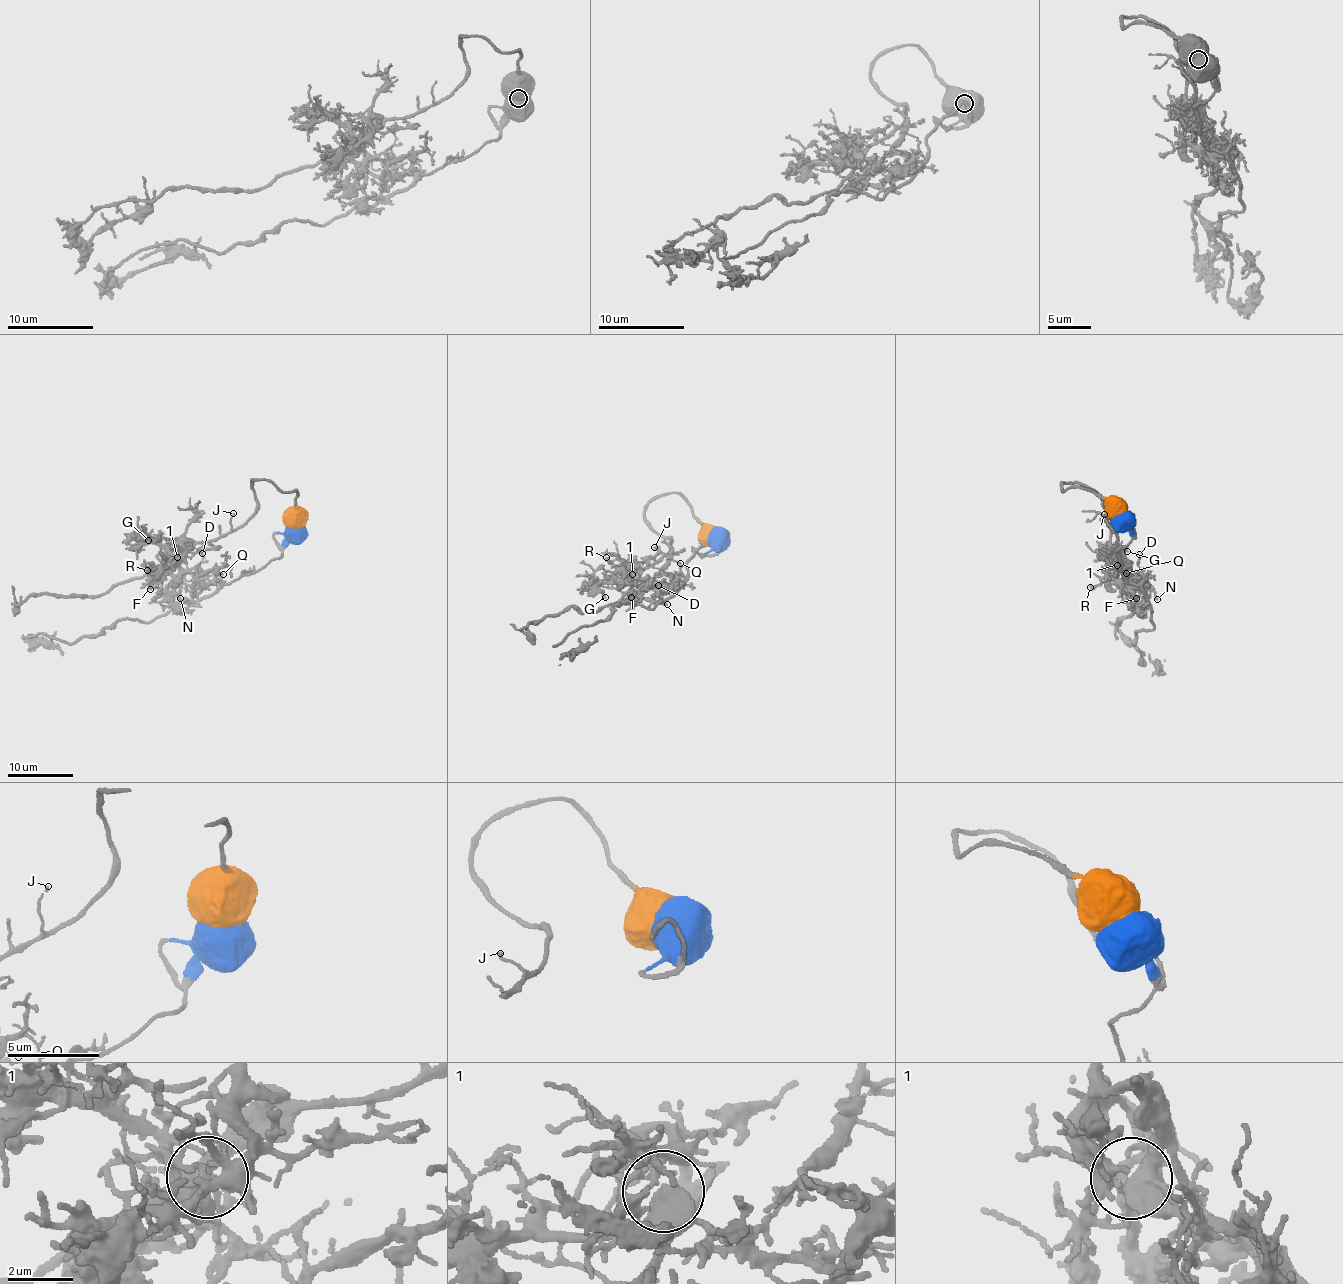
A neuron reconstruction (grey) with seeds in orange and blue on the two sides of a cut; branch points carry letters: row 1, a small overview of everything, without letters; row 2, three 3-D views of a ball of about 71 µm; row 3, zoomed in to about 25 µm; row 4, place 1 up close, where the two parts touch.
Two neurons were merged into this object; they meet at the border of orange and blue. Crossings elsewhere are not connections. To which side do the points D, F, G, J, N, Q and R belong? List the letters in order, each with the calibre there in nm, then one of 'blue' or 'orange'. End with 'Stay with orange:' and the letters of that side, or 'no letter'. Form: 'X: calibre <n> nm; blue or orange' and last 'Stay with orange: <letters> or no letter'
D: calibre 130 nm; blue
F: calibre 110 nm; blue
G: calibre 140 nm; orange
J: calibre 90 nm; orange
N: calibre 130 nm; blue
Q: calibre 60 nm; blue
R: calibre 300 nm; orange
Stay with orange: G, J, R

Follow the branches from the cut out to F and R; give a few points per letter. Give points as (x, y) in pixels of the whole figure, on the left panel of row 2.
F: (295, 527), (289, 530), (279, 559), (218, 588), (189, 586), (165, 574), (149, 589)
R: (295, 527), (299, 495), (255, 478), (250, 480), (255, 513), (238, 527), (194, 543), (173, 562), (147, 570)

